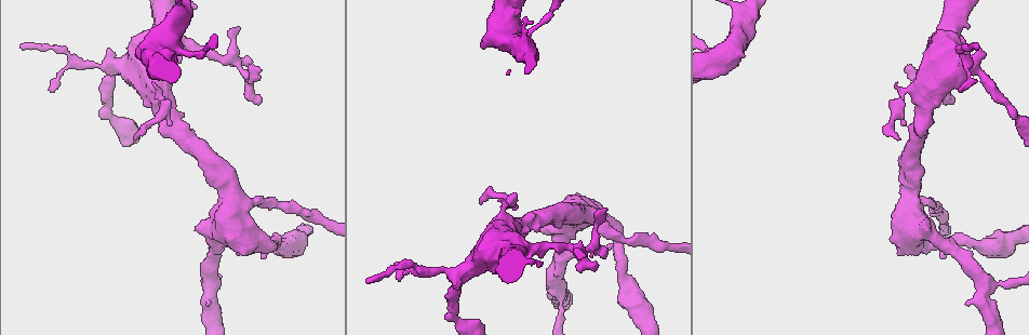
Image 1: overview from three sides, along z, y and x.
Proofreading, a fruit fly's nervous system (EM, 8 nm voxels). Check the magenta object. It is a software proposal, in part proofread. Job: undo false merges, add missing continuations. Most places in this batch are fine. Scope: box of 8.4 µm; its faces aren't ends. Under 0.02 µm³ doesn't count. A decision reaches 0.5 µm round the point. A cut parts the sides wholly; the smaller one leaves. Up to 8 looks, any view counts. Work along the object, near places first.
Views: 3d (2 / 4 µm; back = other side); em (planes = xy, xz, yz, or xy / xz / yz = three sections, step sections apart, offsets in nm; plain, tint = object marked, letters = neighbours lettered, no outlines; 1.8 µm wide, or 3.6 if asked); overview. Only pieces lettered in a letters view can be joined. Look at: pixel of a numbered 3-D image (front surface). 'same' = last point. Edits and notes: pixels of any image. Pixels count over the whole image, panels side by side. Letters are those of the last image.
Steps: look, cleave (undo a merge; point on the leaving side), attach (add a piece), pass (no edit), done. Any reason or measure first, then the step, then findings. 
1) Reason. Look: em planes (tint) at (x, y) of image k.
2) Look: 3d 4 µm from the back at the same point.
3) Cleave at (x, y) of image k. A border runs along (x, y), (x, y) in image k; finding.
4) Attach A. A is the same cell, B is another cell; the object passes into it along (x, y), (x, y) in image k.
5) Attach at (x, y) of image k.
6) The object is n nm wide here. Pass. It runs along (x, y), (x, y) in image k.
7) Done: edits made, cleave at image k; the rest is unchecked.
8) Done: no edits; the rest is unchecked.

A fork. Look: 3d 4 µm at (171, 48) of image 1.

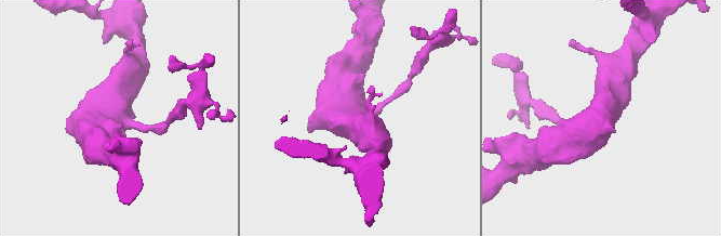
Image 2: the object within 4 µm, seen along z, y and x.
3 arms meet here. Look: em 3.6 µm planes (tint) at (118, 121) of image 2.

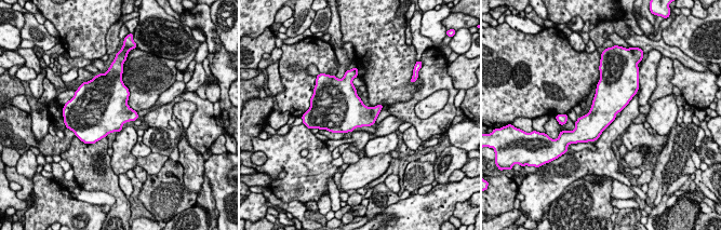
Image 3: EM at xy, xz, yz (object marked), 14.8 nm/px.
What lies round it. Look: em 3.6 µm planes (letters) at the same point.

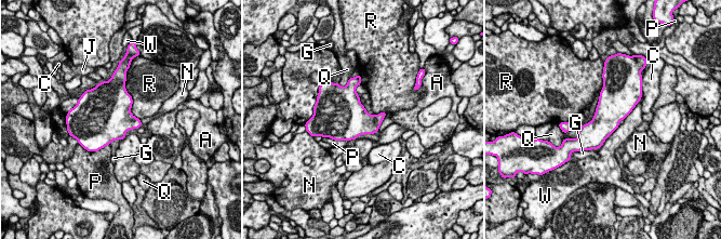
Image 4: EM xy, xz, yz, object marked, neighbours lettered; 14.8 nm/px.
The longest contact is with R, 600 nm. Pass. A, C, G, J, N, P, Q, R and W are other cells; continuous, no second cell.

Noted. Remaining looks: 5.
Look: em planes (tint) at (524, 244) of image 1.

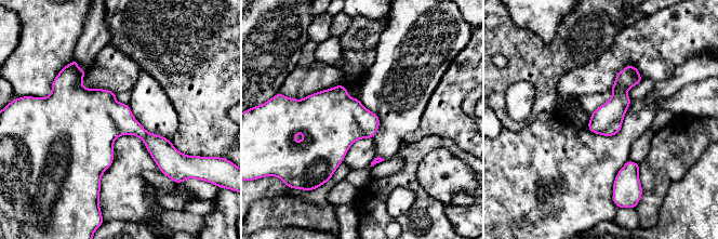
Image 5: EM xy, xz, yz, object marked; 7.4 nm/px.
Look: em planes (letters) at the same point.

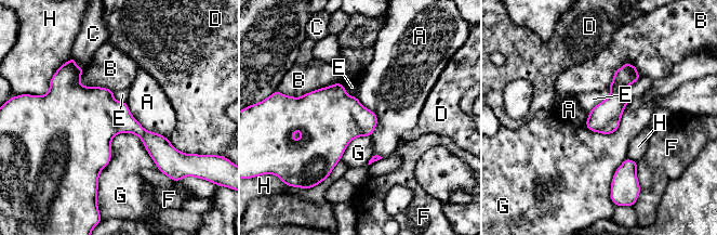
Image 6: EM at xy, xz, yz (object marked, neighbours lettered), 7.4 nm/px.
The object is 220 nm wide here. Pass. A, B, C, D, E, F, G and H are other cells; a border runs along (125, 102), (145, 129), (167, 139) in image 6; continuous, no second cell.

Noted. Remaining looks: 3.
An open end. Look: 3d 2 µm at (248, 64) of image 1.

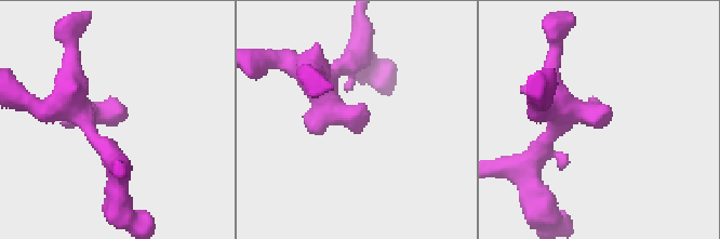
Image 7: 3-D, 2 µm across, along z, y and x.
Now the EM. Look: em planes (letters) at (114, 126) of image 7.

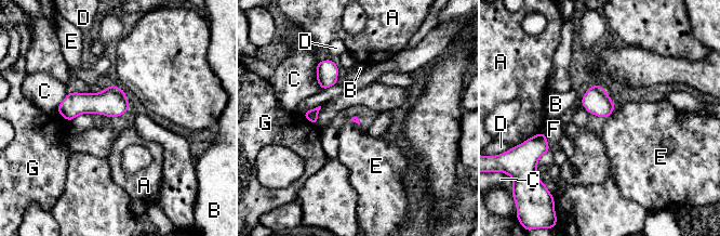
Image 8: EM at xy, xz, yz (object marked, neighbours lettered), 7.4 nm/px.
Pass. A, B, C, D, E, F and G are other cells; a border runs along (615, 104), (612, 112), (605, 118) in image 8; no lettered piece goes on from it.

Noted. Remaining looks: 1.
Done: no edits; the rest is unchecked.

